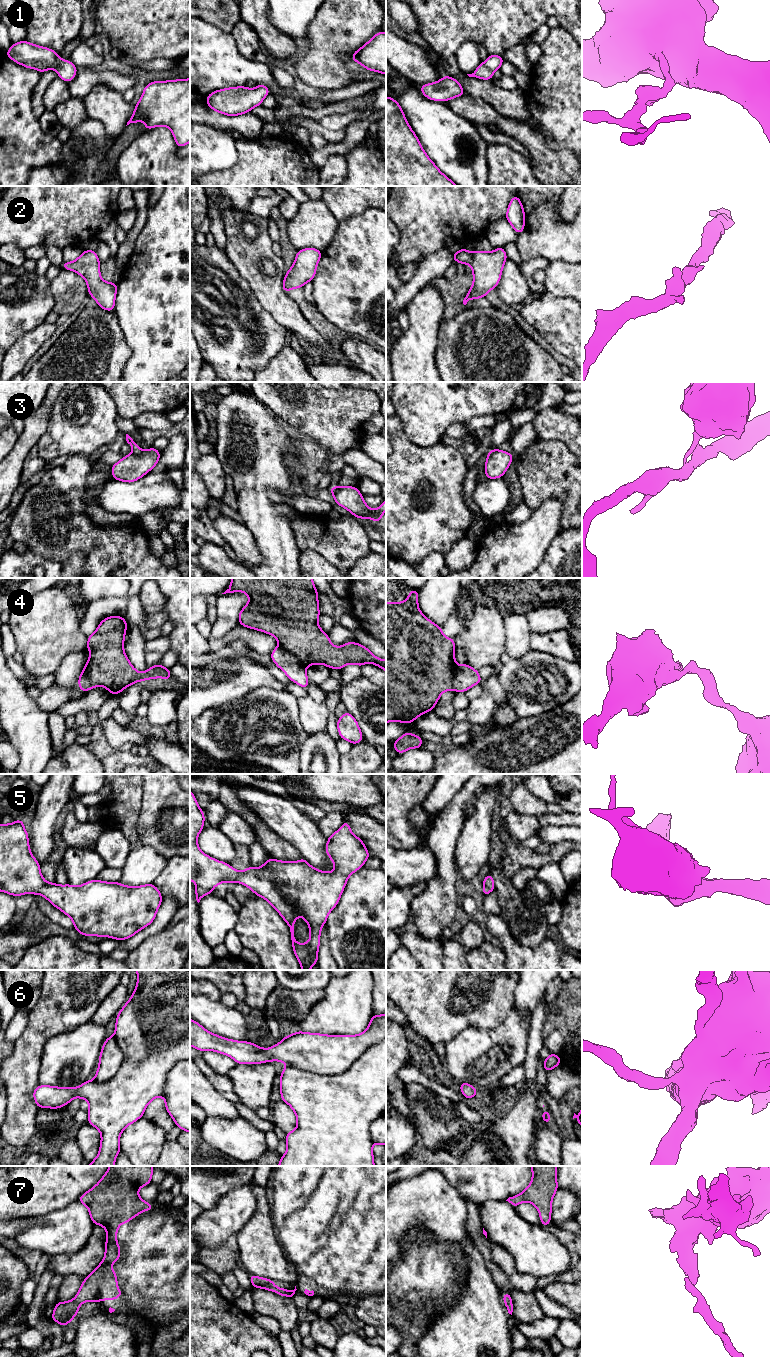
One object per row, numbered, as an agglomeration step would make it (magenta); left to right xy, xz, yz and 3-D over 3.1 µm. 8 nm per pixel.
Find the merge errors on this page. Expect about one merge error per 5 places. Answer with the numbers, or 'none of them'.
3, 4

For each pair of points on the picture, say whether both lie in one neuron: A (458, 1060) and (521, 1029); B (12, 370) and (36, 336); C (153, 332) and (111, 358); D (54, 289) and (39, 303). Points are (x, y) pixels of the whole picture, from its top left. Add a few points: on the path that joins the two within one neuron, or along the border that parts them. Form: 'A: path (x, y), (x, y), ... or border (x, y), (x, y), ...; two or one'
A: path (474, 1056), (478, 1056), (497, 1041), (505, 1041); one
B: path (13, 362), (16, 356), (28, 344); one
C: border (120, 325), (131, 350), (124, 370); two
D: border (49, 282), (48, 291), (55, 300), (53, 310); two

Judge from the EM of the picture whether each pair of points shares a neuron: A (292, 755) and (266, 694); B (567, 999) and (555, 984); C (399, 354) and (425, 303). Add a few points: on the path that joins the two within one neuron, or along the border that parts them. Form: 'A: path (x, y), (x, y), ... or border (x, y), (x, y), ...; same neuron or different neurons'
A: path (286, 740), (268, 719), (268, 709); same neuron
B: border (564, 982), (551, 1011); different neurons
C: path (412, 341), (422, 331), (425, 316); same neuron

